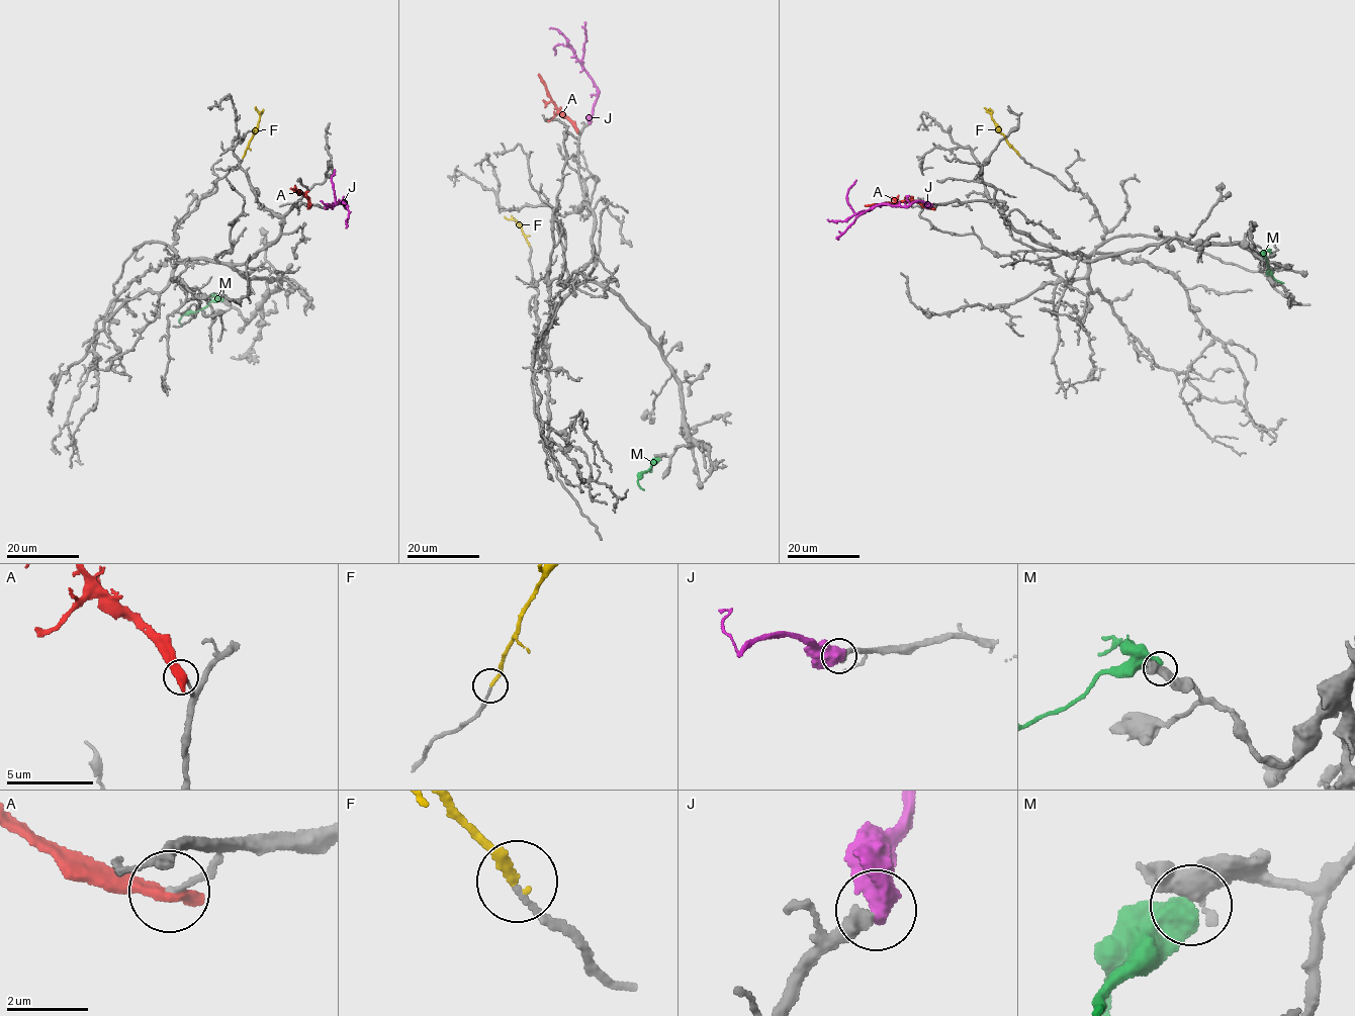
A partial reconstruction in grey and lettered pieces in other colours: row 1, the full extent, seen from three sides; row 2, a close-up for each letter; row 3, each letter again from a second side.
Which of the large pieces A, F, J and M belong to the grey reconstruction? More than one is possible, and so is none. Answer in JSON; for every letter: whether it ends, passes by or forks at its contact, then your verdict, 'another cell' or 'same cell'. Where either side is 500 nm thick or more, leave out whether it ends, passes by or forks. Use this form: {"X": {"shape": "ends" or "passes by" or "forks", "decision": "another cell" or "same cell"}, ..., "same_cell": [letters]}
{"A": {"shape": "ends", "decision": "another cell"}, "F": {"shape": "ends", "decision": "same cell"}, "J": {"decision": "same cell"}, "M": {"decision": "another cell"}, "same_cell": ["F", "J"]}

